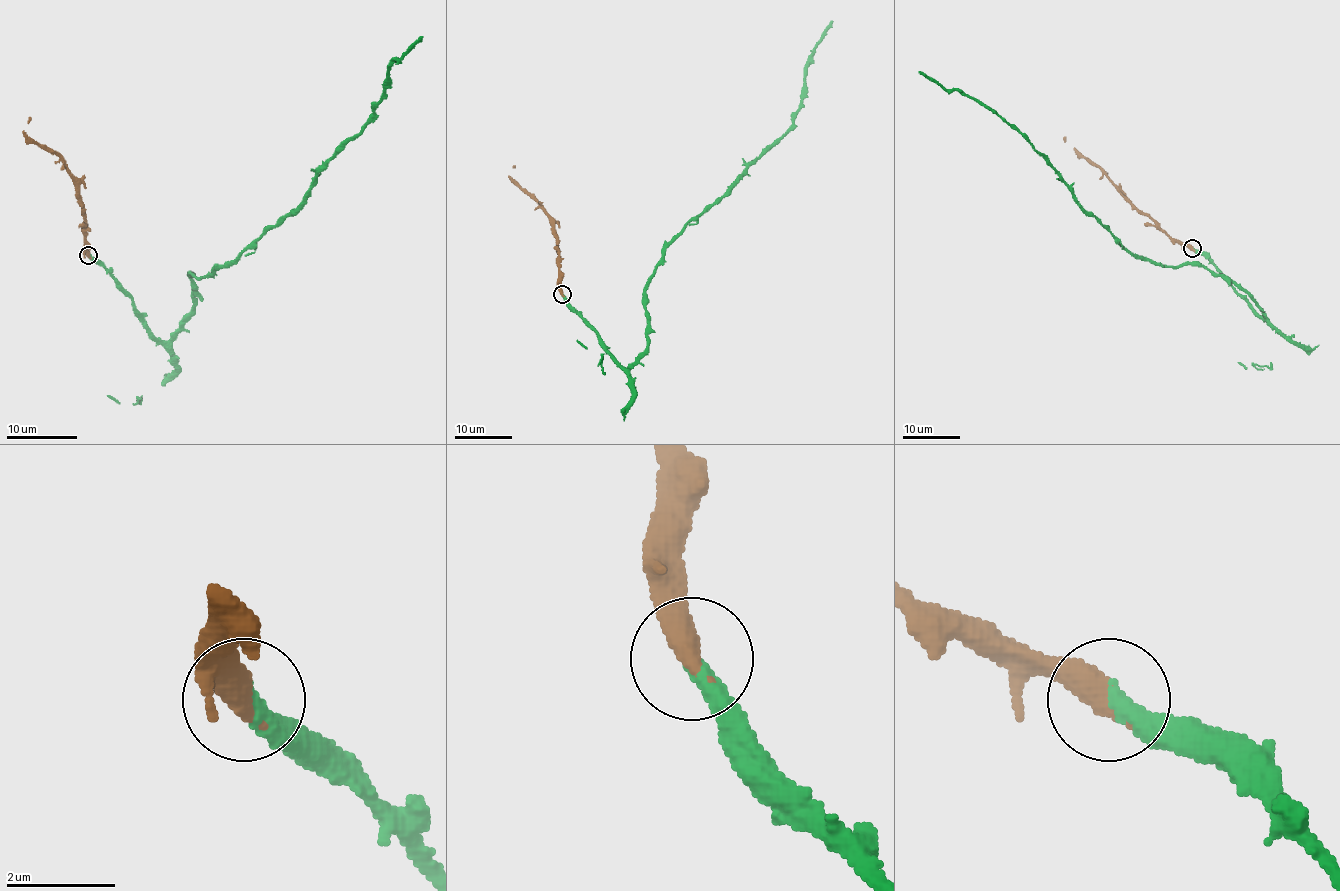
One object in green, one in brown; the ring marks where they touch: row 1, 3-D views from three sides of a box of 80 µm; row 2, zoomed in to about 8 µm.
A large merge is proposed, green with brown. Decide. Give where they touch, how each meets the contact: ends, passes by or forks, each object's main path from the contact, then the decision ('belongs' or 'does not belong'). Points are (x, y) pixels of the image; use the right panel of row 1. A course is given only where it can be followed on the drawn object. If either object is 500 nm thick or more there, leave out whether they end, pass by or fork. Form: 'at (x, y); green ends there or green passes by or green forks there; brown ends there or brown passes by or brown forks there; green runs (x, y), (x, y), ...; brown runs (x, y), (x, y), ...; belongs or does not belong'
at (1192, 248); green runs (1191, 249), (1266, 318), (1245, 292), (1201, 266), (1164, 266), (1131, 254), (1023, 136), (972, 99), (919, 71); brown runs (1191, 249), (1173, 241), (1064, 136); belongs

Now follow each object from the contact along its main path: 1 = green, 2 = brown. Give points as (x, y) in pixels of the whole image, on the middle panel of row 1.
1: (563, 293), (607, 351), (631, 365), (646, 347), (645, 285), (667, 244), (792, 125), (812, 50), (832, 21)
2: (561, 293), (558, 237), (554, 231), (554, 221), (509, 175), (515, 166)

